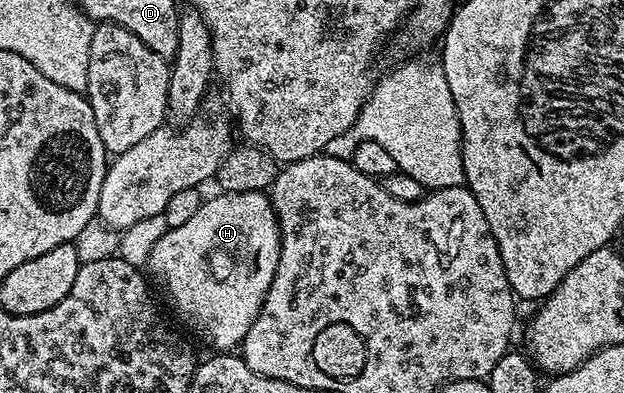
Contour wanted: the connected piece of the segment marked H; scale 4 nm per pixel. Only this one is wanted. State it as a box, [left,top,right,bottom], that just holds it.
[146,192,280,350]

